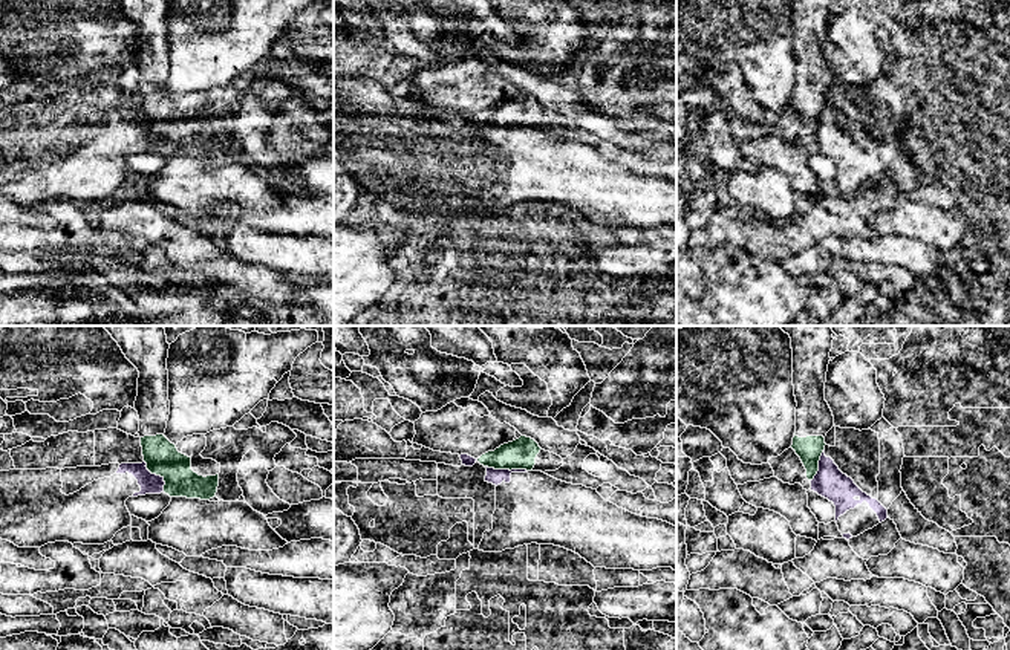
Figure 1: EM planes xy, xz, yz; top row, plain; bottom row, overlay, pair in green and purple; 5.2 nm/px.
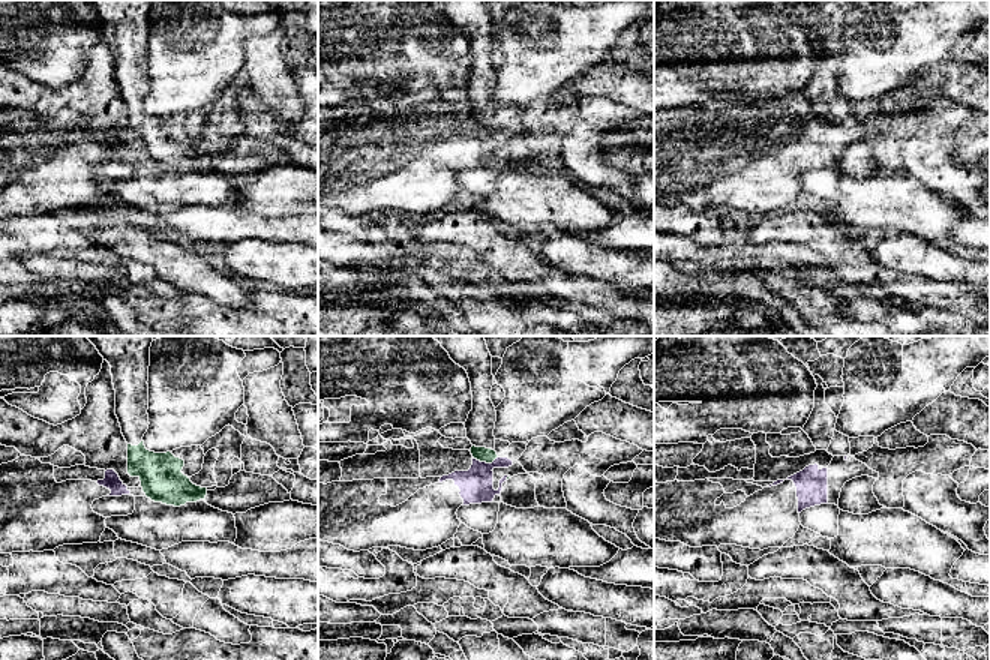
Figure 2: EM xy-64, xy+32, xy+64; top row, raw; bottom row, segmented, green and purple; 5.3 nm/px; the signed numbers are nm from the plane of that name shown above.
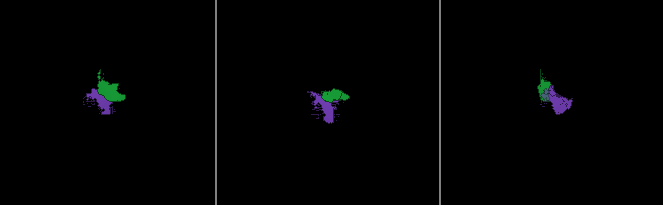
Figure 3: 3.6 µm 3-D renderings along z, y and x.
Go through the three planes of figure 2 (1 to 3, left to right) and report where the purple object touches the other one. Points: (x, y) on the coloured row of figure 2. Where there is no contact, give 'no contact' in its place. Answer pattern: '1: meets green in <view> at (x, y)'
1: no contact
2: meets green in xy+32 at (485, 461)
3: no contact

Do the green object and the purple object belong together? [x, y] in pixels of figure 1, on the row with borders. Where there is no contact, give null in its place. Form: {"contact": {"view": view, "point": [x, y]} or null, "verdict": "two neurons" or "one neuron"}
{"contact": {"view": "xz", "point": [507, 468]}, "verdict": "two neurons"}

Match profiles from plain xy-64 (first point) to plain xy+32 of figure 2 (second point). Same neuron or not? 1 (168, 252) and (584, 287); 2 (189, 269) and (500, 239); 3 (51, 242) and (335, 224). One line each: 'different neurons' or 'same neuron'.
1: same neuron
2: same neuron
3: different neurons

